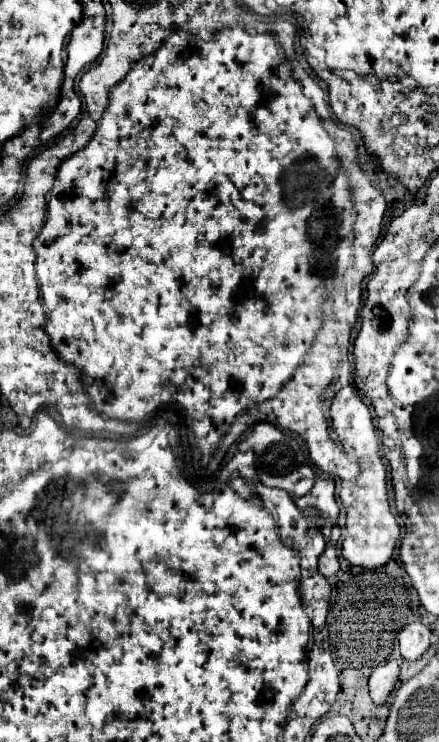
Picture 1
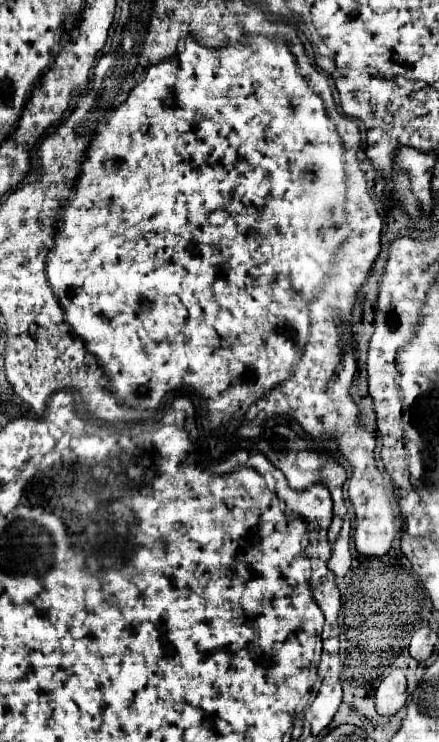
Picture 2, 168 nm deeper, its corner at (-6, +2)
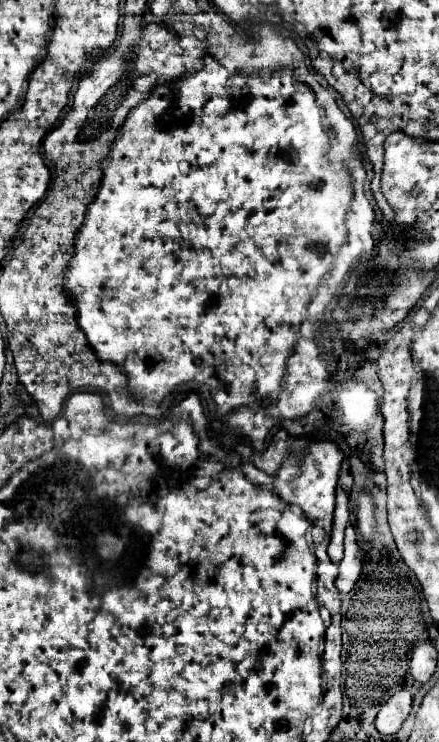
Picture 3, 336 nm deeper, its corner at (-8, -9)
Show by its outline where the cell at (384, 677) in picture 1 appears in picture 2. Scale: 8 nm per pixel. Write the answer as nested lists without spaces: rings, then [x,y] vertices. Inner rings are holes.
[[[391,669],[375,691],[375,709],[379,715],[395,715],[407,703],[407,683],[401,669]]]

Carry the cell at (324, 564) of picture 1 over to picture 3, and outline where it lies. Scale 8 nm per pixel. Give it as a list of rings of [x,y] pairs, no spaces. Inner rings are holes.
[[[349,526],[345,530],[345,554],[343,554],[343,560],[339,562],[339,576],[335,580],[335,586],[339,588],[341,594],[351,592],[351,588],[355,586],[361,574],[361,558],[363,558],[363,552],[357,546],[355,530],[353,526]]]

